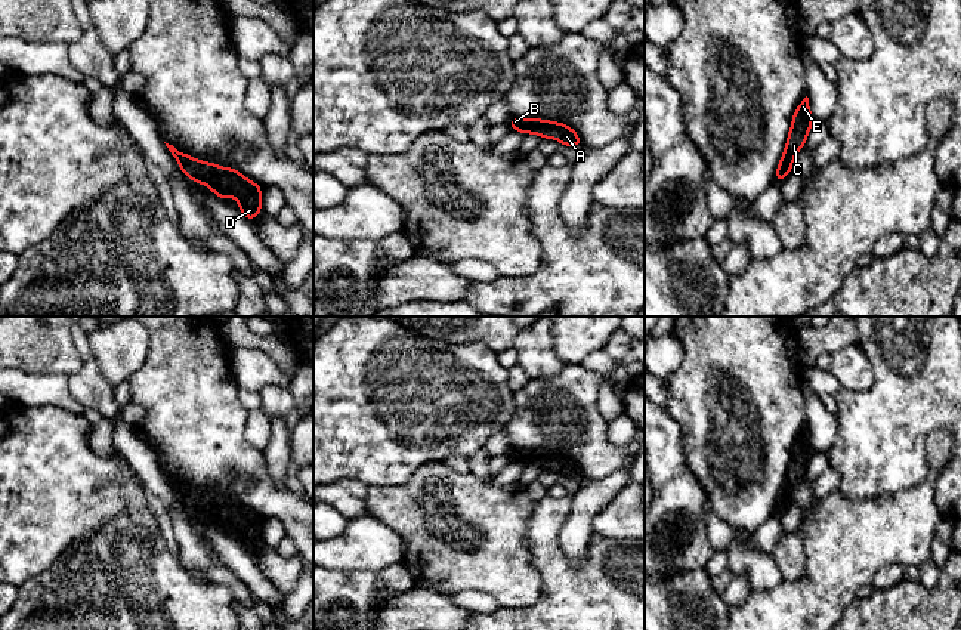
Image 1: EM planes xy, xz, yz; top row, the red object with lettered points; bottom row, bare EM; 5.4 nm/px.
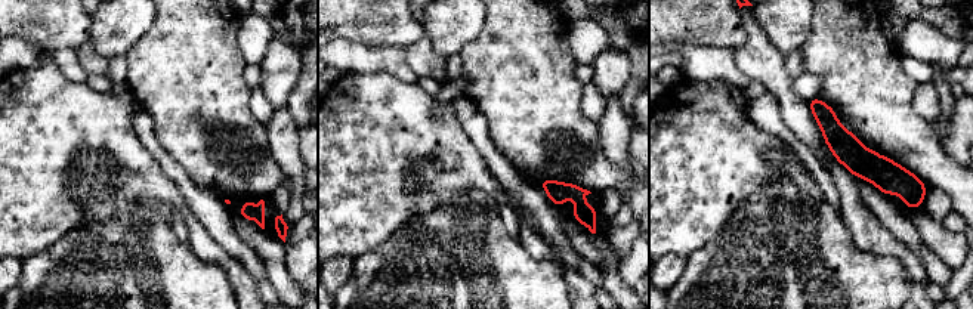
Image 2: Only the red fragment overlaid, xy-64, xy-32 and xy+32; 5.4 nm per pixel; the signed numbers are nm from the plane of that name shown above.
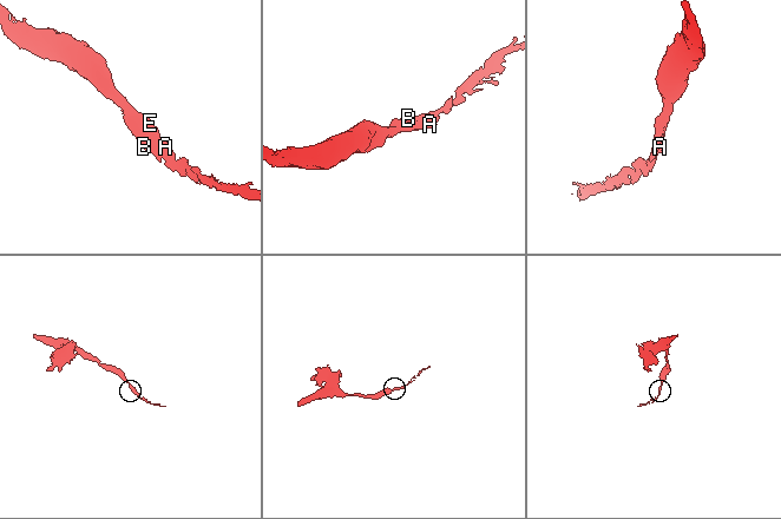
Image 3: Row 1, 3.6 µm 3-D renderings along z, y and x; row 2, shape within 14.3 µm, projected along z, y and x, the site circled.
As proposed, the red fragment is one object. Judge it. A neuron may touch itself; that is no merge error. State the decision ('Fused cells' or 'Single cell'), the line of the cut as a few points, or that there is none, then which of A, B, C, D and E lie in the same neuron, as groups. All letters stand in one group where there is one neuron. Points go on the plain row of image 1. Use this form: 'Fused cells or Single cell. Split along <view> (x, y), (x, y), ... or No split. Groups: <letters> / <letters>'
Single cell. No split. Groups: A B C D E

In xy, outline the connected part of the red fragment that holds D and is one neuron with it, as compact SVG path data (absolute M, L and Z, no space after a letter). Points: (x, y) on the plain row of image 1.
M166 475L176 490L179 500L191 509L192 515L204 515L220 531L228 532L229 526L238 529L237 540L253 553L262 544L262 518L248 512L242 504L232 498L220 498L214 494L200 492L177 482L173 476Z

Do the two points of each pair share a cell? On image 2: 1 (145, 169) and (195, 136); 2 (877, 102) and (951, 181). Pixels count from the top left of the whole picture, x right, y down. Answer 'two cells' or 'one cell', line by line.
1: two cells
2: one cell

